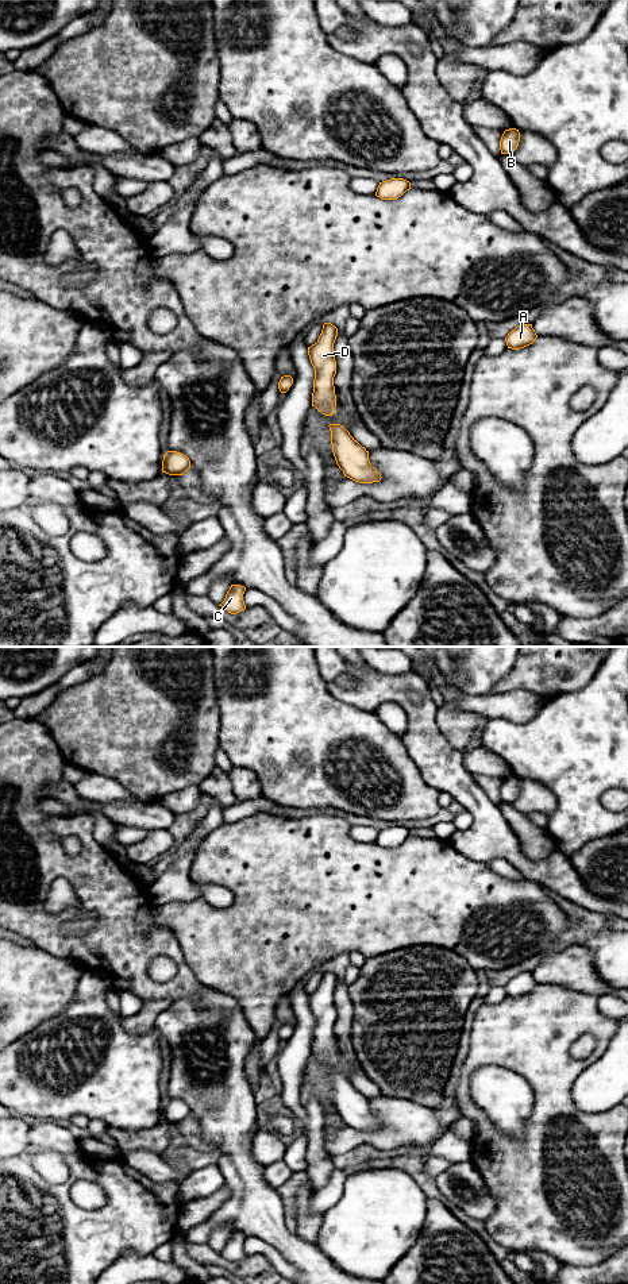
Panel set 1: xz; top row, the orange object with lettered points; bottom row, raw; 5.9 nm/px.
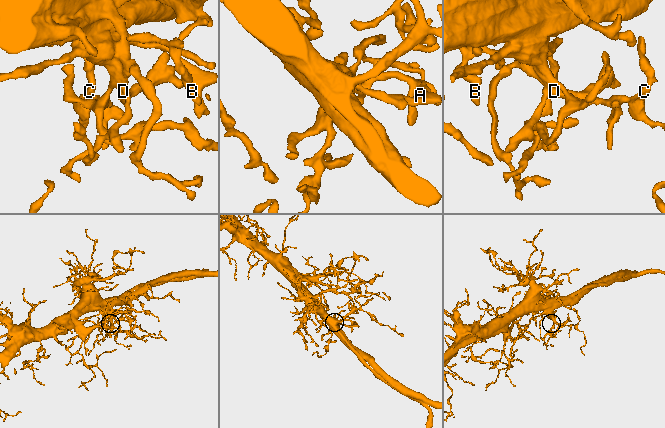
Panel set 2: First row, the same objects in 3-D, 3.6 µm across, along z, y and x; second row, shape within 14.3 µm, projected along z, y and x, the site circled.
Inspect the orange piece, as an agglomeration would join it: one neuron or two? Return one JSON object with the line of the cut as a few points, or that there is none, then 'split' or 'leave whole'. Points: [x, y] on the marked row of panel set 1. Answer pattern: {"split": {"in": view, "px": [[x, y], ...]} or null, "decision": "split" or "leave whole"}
{"split": null, "decision": "leave whole"}

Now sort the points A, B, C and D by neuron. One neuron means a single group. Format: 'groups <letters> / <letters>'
groups A B C D

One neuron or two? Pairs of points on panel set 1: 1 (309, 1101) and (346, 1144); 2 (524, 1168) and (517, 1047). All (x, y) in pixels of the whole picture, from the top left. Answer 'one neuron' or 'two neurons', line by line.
1: two neurons
2: one neuron

